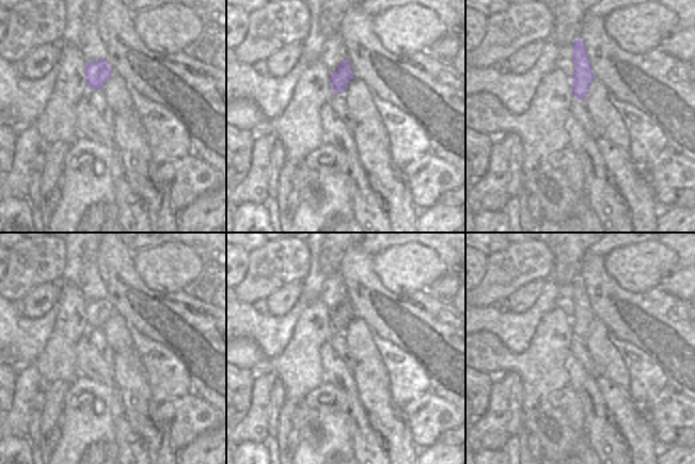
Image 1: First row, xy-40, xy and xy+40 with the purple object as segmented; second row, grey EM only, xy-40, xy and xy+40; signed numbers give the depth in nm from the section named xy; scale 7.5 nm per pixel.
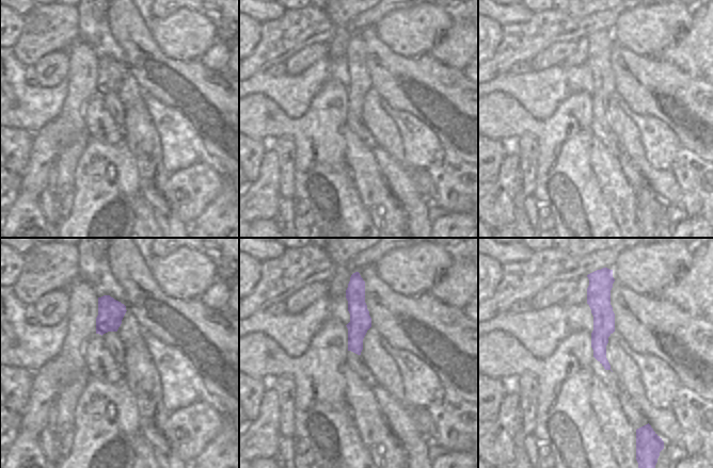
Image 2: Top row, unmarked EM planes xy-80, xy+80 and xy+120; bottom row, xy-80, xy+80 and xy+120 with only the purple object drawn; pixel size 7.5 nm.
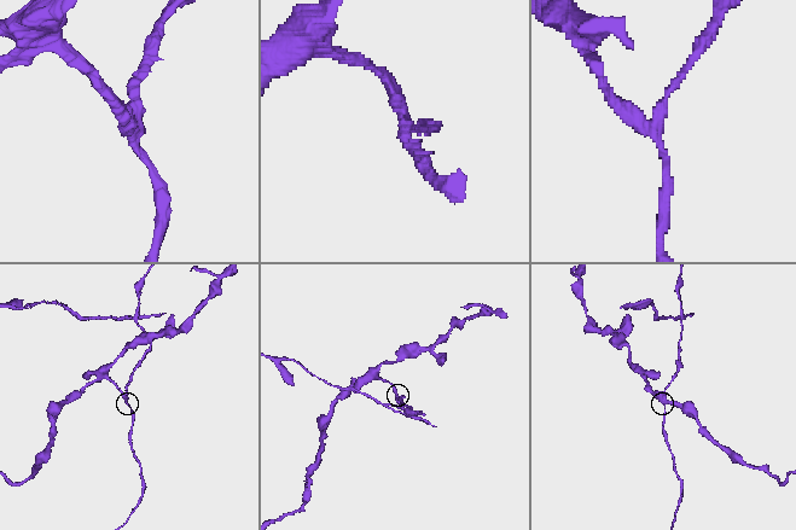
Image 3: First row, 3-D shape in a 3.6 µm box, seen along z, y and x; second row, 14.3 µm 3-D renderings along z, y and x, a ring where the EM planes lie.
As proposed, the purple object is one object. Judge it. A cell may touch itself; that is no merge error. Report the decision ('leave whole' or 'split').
split

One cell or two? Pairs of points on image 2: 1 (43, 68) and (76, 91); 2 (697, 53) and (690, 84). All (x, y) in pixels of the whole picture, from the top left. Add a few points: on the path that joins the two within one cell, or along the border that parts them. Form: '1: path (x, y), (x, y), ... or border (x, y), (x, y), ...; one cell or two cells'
1: border (68, 54), (68, 74), (65, 79); two cells
2: border (670, 62), (691, 75), (701, 78); two cells

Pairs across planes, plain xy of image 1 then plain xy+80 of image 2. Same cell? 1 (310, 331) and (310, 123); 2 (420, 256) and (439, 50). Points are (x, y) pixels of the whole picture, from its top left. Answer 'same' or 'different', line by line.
1: same
2: different

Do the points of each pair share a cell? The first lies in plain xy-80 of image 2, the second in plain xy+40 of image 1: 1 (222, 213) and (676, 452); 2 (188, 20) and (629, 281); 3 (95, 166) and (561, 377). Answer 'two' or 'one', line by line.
1: one
2: one
3: two

